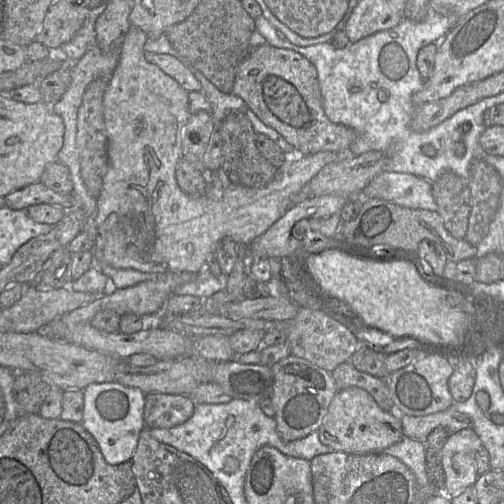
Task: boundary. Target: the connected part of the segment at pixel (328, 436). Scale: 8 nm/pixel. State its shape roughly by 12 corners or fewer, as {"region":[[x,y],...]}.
{"region":[[359,387],[337,391],[318,433],[334,452],[380,453],[401,420]]}

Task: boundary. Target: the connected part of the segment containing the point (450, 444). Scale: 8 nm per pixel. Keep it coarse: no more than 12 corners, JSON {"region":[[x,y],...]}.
{"region":[[450,433],[440,459],[453,496],[476,482],[480,438]]}

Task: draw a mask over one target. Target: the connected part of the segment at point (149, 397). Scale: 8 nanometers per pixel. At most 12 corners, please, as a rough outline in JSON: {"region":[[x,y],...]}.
{"region":[[148,393],[144,422],[172,428],[195,409],[187,395]]}

